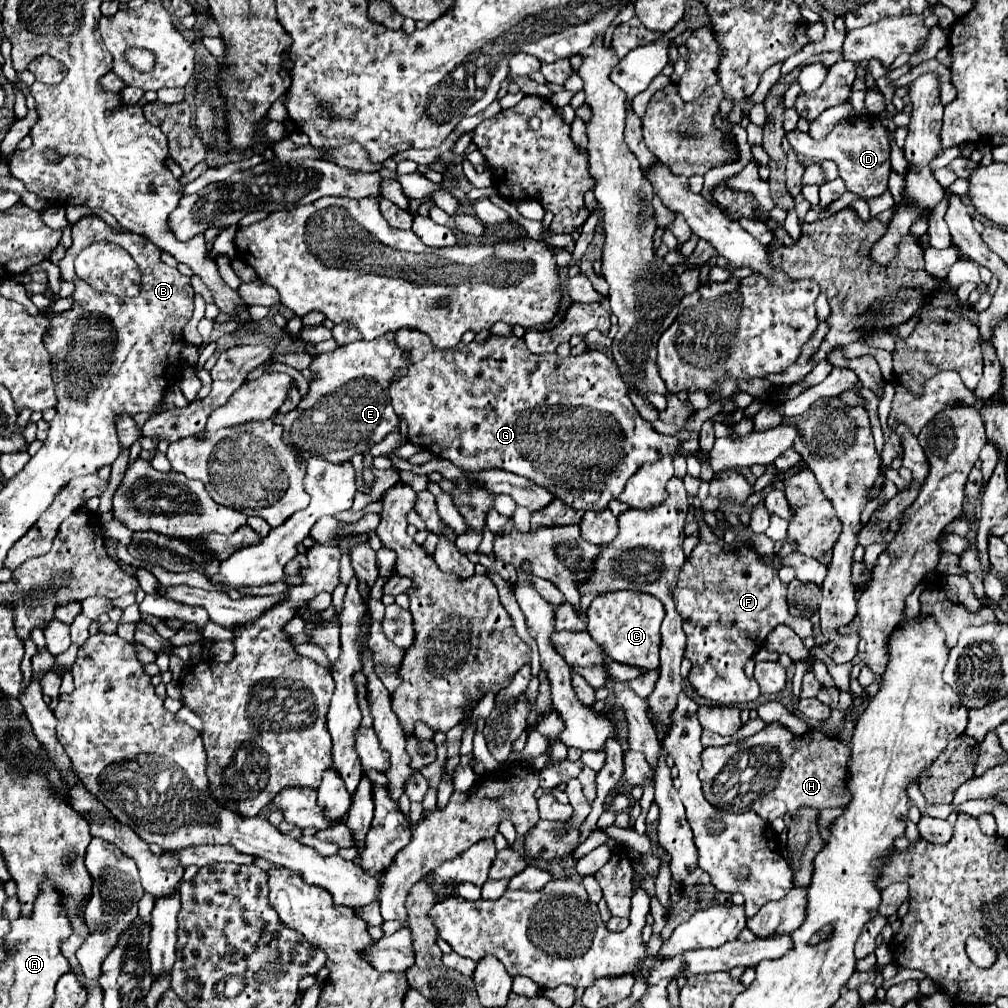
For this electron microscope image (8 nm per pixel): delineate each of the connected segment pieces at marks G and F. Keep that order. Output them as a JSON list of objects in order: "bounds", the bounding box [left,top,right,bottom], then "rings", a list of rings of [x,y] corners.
[{"bounds":[389,329,699,513],"rings":[[[399,329],[395,333],[395,341],[397,345],[407,351],[407,373],[393,379],[391,387],[389,387],[389,395],[391,395],[391,401],[393,401],[393,407],[395,407],[395,413],[405,417],[407,419],[407,425],[409,425],[409,441],[413,445],[421,445],[421,447],[427,447],[435,457],[441,457],[441,459],[447,459],[451,461],[453,465],[457,465],[459,469],[463,471],[487,471],[487,469],[505,469],[505,471],[511,471],[515,475],[523,475],[527,479],[531,479],[533,483],[545,487],[545,489],[551,489],[553,495],[561,501],[565,501],[567,505],[571,505],[573,509],[577,511],[595,511],[595,513],[601,513],[611,499],[619,497],[621,491],[625,489],[625,483],[627,479],[647,461],[655,461],[659,459],[661,455],[673,455],[673,453],[679,453],[679,451],[695,451],[699,449],[699,433],[689,433],[689,431],[683,431],[683,433],[677,433],[677,437],[665,437],[657,431],[651,429],[649,421],[645,421],[637,409],[633,407],[629,395],[627,395],[627,385],[623,381],[623,377],[619,375],[619,369],[617,365],[613,363],[611,357],[607,357],[605,353],[597,351],[597,349],[589,349],[589,353],[583,353],[583,355],[569,355],[569,357],[559,357],[557,353],[549,353],[549,355],[533,355],[527,351],[525,347],[525,341],[523,339],[517,339],[515,335],[507,335],[507,337],[497,337],[497,335],[491,335],[485,343],[459,343],[455,345],[453,349],[437,349],[433,347],[431,339],[427,335],[423,335],[421,331],[415,331],[415,329]]]},{"bounds":[673,545,813,707],"rings":[[[697,545],[691,555],[685,559],[685,567],[681,567],[677,587],[673,589],[673,601],[677,605],[679,615],[683,617],[683,631],[687,635],[685,657],[691,659],[693,667],[689,671],[689,683],[697,691],[697,695],[713,701],[721,707],[747,705],[759,697],[759,685],[755,679],[749,679],[743,673],[743,665],[751,659],[765,643],[769,631],[777,625],[791,627],[799,637],[813,637],[813,627],[809,619],[797,619],[789,615],[787,609],[787,585],[779,581],[777,571],[759,561],[757,553],[749,547],[741,547],[725,553],[719,545]]]}]

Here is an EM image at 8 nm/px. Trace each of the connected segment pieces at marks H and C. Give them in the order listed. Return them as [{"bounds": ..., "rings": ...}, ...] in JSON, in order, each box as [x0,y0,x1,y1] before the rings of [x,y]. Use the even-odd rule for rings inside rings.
[{"bounds":[699,723,849,821],"rings":[[[771,723],[759,733],[729,743],[725,747],[707,747],[703,751],[703,767],[699,779],[703,783],[705,799],[727,811],[753,809],[761,819],[773,821],[783,813],[793,813],[799,807],[827,809],[845,807],[845,783],[849,745],[829,739],[823,733],[811,731],[807,737],[795,737],[781,723]]]},{"bounds":[587,591,665,669],"rings":[[[613,591],[613,593],[603,593],[595,597],[587,609],[587,633],[593,637],[597,645],[605,651],[607,659],[633,665],[639,669],[659,669],[659,627],[665,617],[663,605],[657,601],[653,595],[637,593],[637,591]]]}]

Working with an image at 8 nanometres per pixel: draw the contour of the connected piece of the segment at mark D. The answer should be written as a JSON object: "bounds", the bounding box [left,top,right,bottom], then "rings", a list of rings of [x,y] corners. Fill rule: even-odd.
{"bounds":[787,117,891,201],"rings":[[[879,117],[843,119],[821,141],[815,141],[807,133],[801,133],[797,129],[787,133],[787,139],[789,139],[793,151],[799,155],[805,155],[811,159],[831,159],[839,167],[839,173],[847,185],[847,191],[855,193],[857,197],[867,201],[867,199],[879,197],[887,191],[887,179],[891,173],[891,163],[889,163],[891,139]]]}

